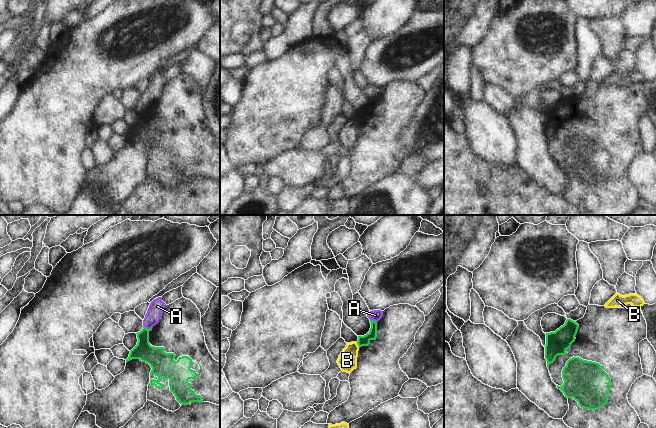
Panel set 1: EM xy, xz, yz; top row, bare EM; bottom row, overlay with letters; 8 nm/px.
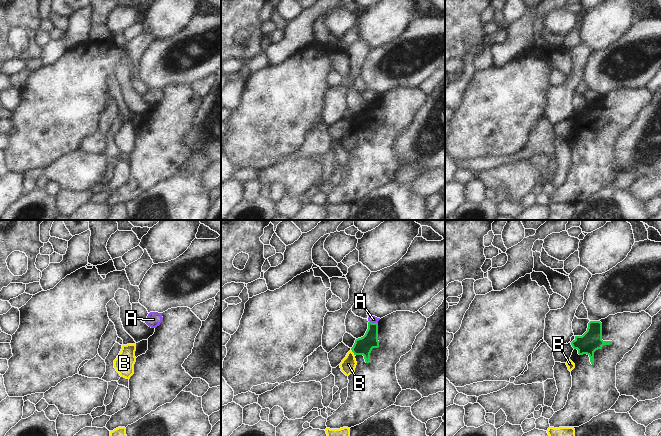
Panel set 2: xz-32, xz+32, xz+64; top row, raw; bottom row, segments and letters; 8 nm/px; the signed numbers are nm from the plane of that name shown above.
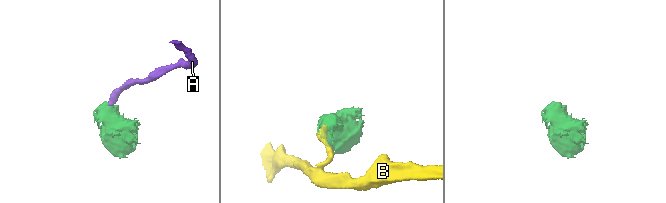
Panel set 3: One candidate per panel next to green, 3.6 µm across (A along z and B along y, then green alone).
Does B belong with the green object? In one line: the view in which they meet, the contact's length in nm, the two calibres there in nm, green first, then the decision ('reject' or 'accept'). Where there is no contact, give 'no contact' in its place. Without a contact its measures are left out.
contact in xz; length 50 nm; calibres 80 and 150 nm; reject

